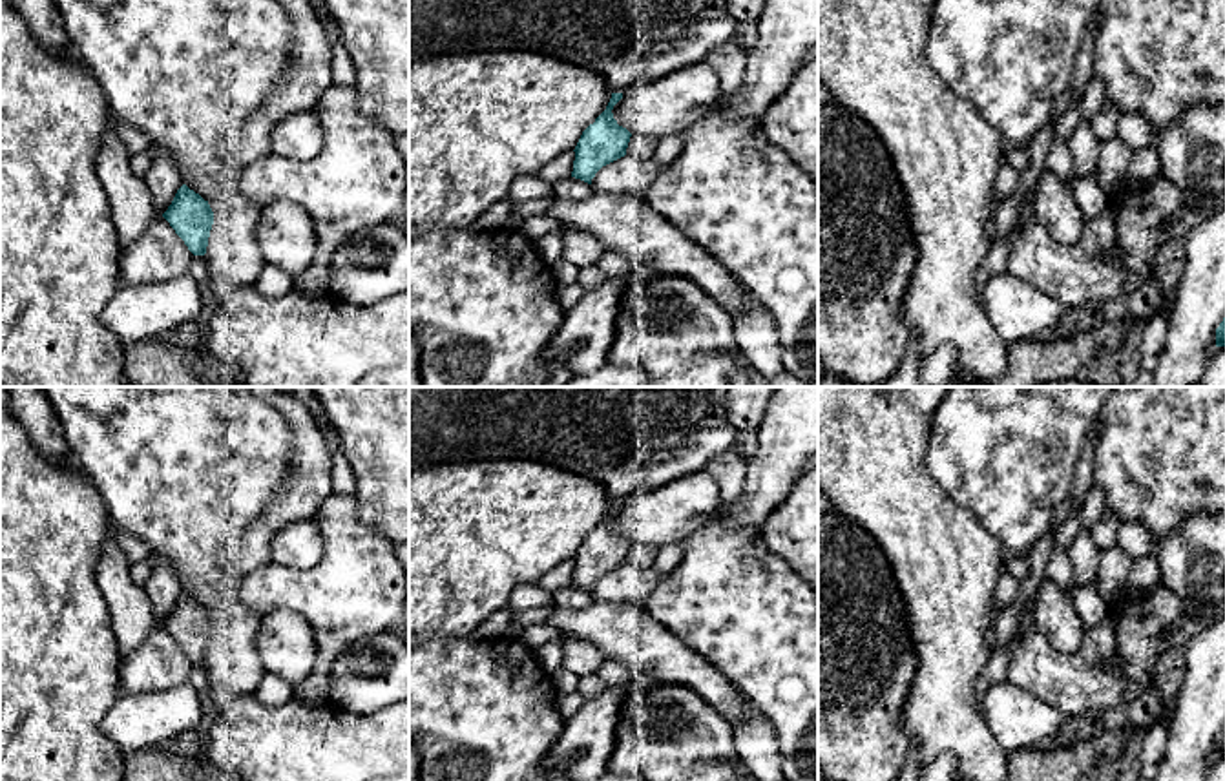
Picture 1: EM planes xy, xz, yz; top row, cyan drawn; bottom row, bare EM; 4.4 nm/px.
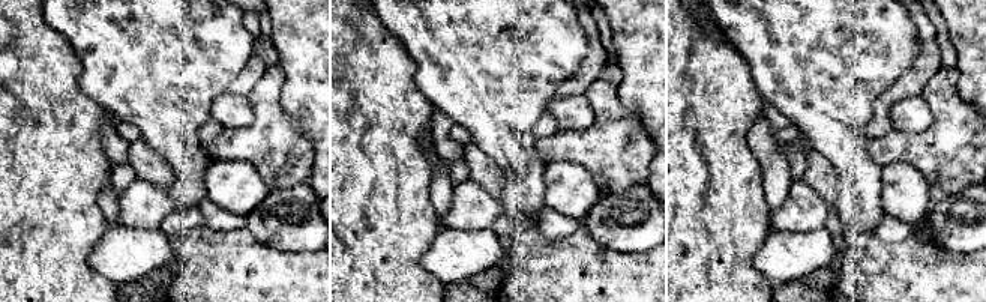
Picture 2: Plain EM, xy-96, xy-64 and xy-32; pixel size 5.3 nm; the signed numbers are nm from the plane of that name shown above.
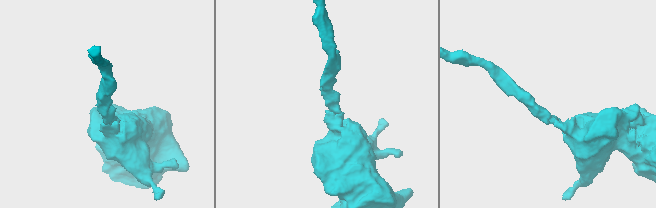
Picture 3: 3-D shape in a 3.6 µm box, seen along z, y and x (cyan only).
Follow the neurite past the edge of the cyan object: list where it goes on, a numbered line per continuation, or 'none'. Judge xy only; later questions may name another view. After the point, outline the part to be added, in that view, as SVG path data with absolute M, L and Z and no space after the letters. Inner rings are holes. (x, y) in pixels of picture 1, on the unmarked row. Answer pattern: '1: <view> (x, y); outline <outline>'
none

